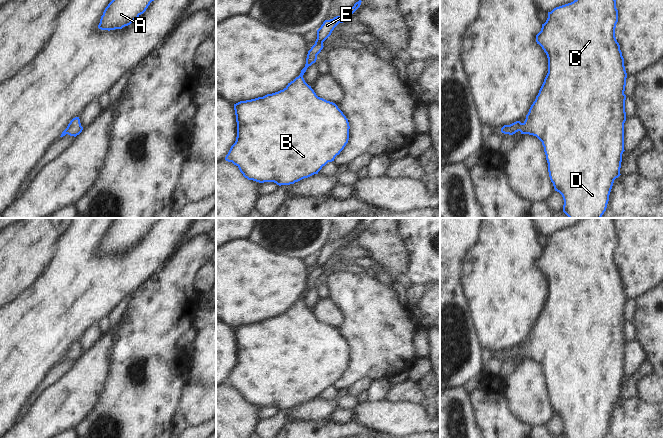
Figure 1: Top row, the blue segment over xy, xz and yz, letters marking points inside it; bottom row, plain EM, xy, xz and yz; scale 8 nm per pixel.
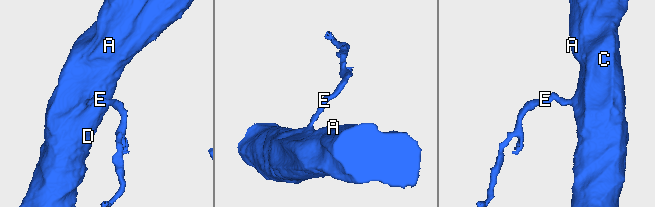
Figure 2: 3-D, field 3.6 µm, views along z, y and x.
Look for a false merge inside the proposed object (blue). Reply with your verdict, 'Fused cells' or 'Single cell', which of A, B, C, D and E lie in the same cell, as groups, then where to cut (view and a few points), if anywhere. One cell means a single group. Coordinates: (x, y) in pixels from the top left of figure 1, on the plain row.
Single cell. Groups: A B C D E. No split.

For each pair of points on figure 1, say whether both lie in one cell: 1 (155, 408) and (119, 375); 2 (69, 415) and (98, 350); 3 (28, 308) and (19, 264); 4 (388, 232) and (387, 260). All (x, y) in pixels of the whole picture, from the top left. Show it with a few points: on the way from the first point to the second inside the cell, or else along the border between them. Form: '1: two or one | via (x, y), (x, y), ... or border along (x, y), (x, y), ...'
1: one | via (146, 399), (128, 382)
2: one | via (70, 399), (80, 388), (93, 366)
3: two | border along (40, 272), (10, 302)
4: one | via (387, 239), (387, 253)

